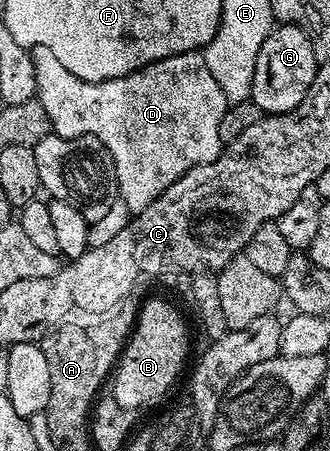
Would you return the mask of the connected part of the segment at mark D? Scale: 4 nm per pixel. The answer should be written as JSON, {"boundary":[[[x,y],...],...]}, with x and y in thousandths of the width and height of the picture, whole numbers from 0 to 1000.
{"boundary":[[[109,104],[91,111],[91,122],[112,157],[112,220],[148,255],[155,293],[188,304],[288,304],[318,317],[330,344],[342,344],[358,443],[400,475],[452,459],[464,441],[485,437],[585,370],[645,361],[682,328],[670,308],[670,264],[694,226],[658,175],[645,175],[645,157],[633,157],[612,115],[503,126],[452,140],[436,153],[327,180],[233,175],[233,166],[185,149],[148,104]]]}

